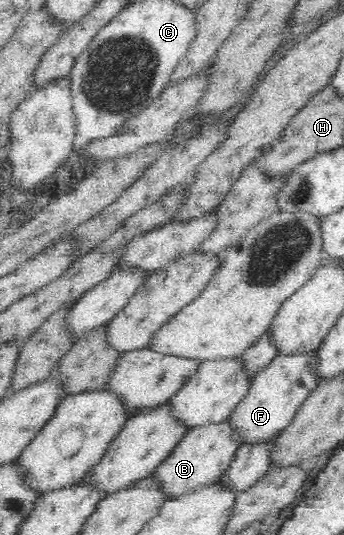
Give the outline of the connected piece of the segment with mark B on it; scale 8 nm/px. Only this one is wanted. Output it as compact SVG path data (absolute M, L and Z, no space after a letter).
M226 420L223 423L187 430L183 439L175 444L173 451L150 473L156 489L171 500L216 483L218 477L229 467L235 450L241 445L230 427Z

